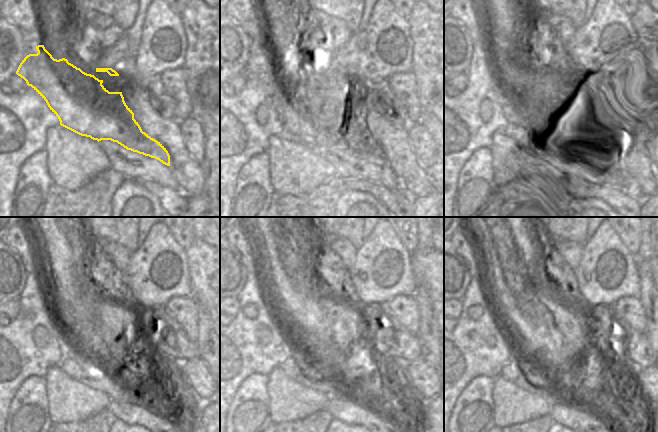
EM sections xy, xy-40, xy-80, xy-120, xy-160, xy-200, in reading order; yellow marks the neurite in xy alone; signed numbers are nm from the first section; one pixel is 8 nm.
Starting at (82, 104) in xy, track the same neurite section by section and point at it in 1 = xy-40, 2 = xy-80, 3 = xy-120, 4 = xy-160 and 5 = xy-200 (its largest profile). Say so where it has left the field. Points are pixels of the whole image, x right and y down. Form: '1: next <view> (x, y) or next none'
1: next xy-40 (296, 112)
2: next xy-80 (520, 123)
3: next xy-120 (66, 342)
4: next xy-160 (287, 345)
5: next xy-200 (510, 346)

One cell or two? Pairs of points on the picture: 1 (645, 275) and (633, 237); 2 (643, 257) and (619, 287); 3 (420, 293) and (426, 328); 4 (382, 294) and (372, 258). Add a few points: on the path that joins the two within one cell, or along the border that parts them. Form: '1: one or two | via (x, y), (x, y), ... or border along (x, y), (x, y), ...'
1: two | border along (642, 228), (639, 250), (635, 255)
2: two | border along (635, 256), (640, 289)
3: one | via (423, 302), (426, 319)
4: one | via (379, 285), (379, 267)

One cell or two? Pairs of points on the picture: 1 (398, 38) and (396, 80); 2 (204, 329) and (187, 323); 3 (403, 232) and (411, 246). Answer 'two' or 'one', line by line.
1: two
2: two
3: one

